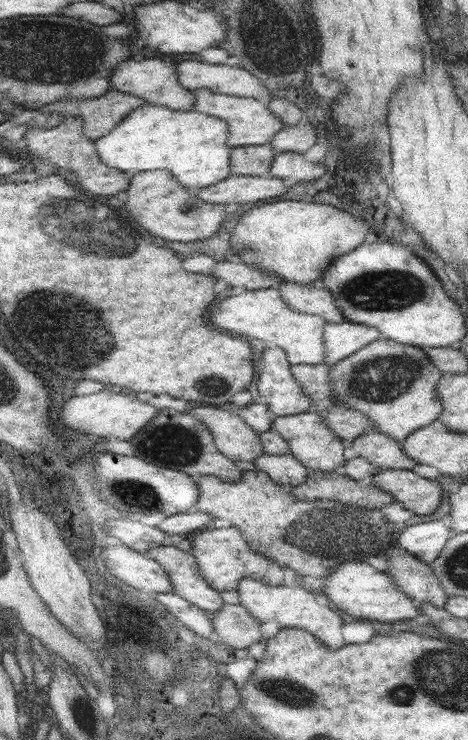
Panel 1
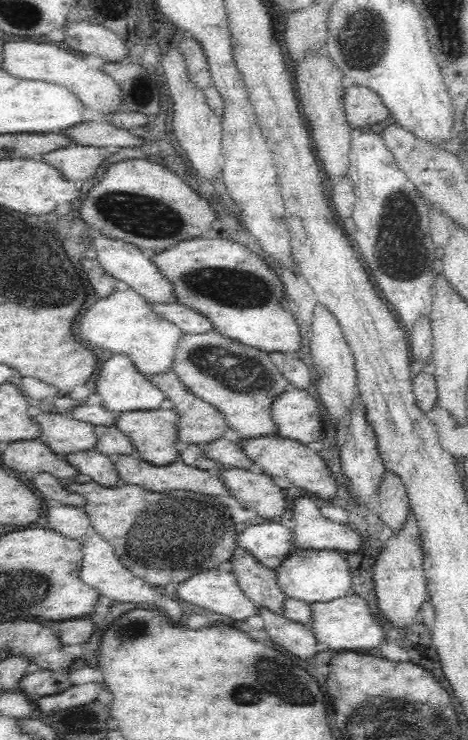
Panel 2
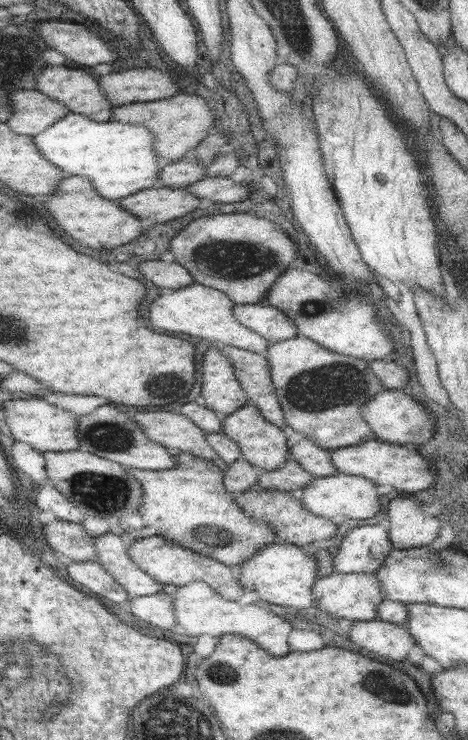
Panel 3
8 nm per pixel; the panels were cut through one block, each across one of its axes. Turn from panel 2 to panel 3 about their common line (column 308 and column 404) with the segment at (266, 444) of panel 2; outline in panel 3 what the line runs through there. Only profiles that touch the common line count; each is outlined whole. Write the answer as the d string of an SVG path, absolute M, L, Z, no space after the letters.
M372 439L366 443L335 449L334 464L340 473L364 476L380 485L394 486L399 492L422 492L435 483L432 464L428 463L418 449L408 450L402 444L392 444L382 439Z

